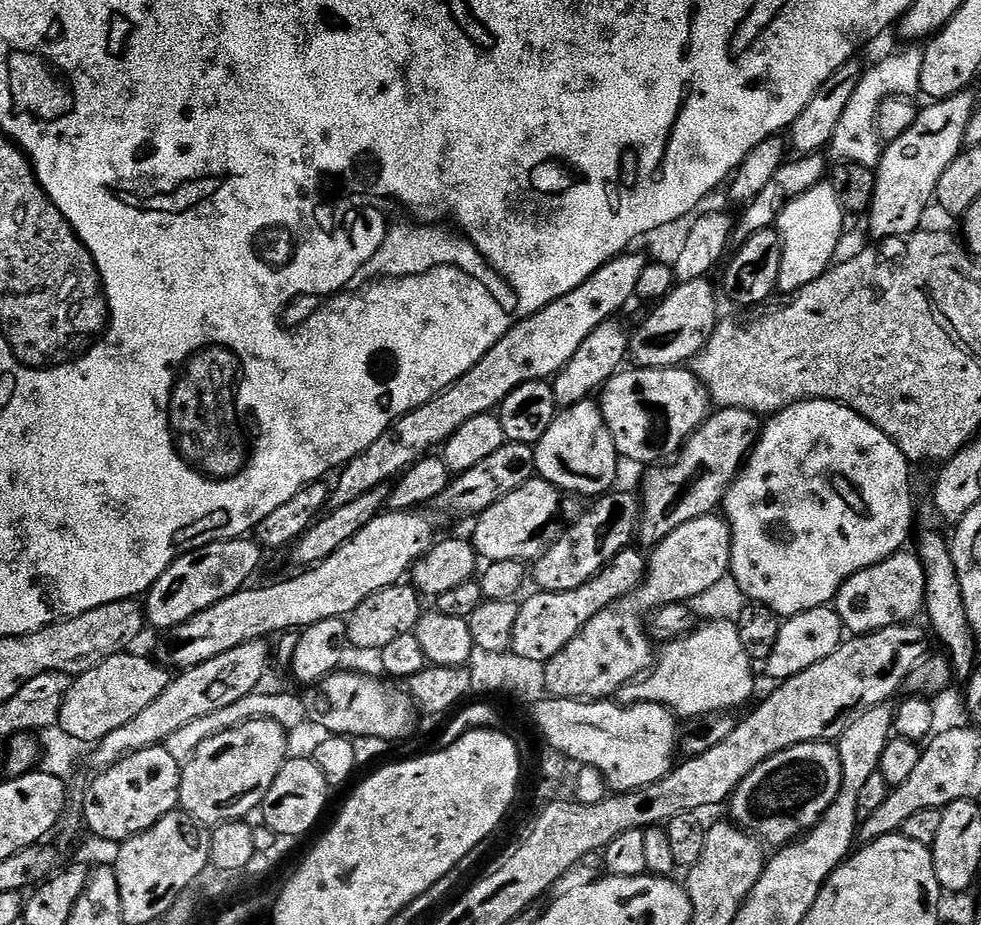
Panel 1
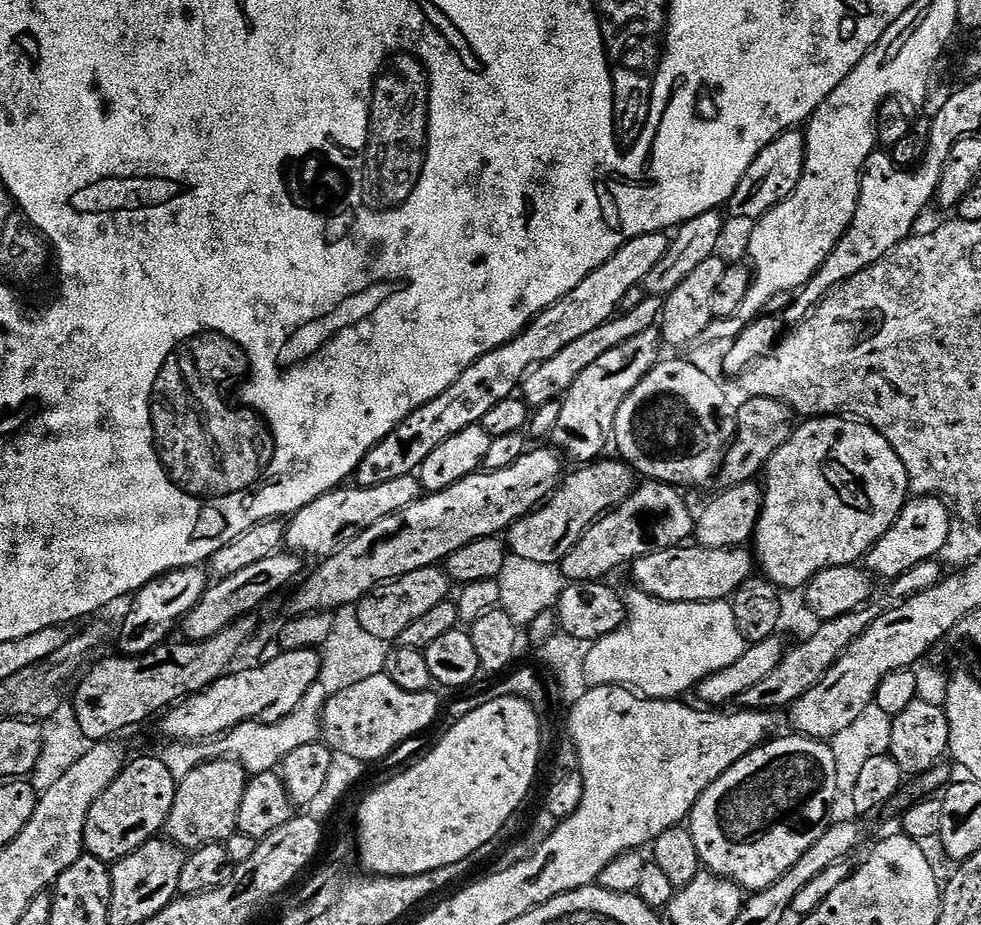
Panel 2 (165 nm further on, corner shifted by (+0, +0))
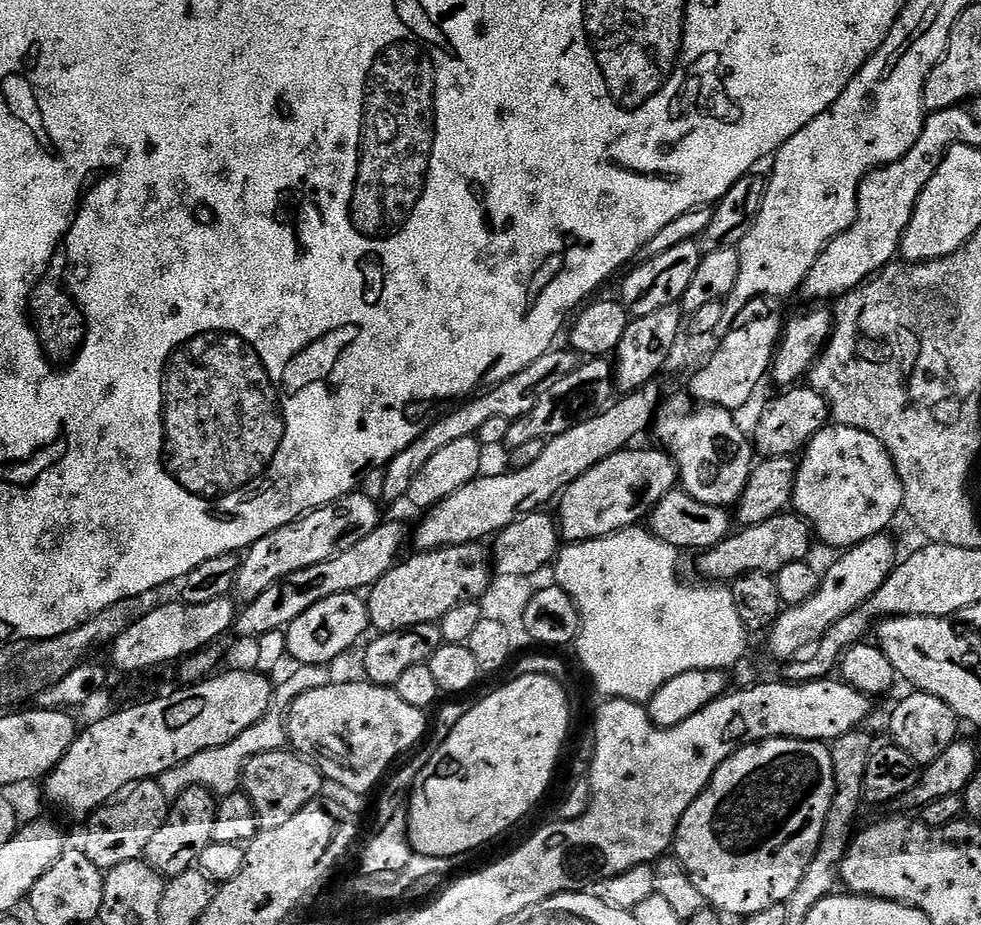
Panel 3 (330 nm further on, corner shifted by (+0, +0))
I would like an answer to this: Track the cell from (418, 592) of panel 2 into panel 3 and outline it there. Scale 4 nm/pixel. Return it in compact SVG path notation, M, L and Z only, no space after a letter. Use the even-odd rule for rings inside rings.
M483 543L463 544L449 548L435 548L433 552L423 550L415 553L408 561L397 563L390 569L373 588L367 593L368 623L377 633L406 630L410 626L419 624L435 624L454 606L479 601L488 589L490 579L490 556Z

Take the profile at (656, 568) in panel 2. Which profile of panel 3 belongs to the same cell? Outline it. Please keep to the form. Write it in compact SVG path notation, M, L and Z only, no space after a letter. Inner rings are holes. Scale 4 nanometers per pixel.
M772 514L753 528L733 531L718 546L699 553L696 568L708 582L733 582L749 572L778 574L783 568L807 561L808 551L814 545L812 527L803 516Z

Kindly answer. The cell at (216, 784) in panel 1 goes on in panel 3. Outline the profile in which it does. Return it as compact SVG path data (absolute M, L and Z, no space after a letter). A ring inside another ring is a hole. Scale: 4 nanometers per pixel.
M203 788L181 792L177 800L171 801L166 822L150 838L142 857L145 862L165 878L190 870L199 861L202 850L213 844L217 803L217 797Z

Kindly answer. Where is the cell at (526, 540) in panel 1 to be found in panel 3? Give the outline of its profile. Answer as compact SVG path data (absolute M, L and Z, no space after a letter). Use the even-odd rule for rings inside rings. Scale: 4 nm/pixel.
M637 446L623 448L618 454L610 454L598 466L591 468L582 478L568 485L558 497L560 516L558 527L561 537L568 544L581 544L612 536L625 528L635 528L651 512L666 494L674 491L678 484L676 463L663 450L648 448L643 452Z

